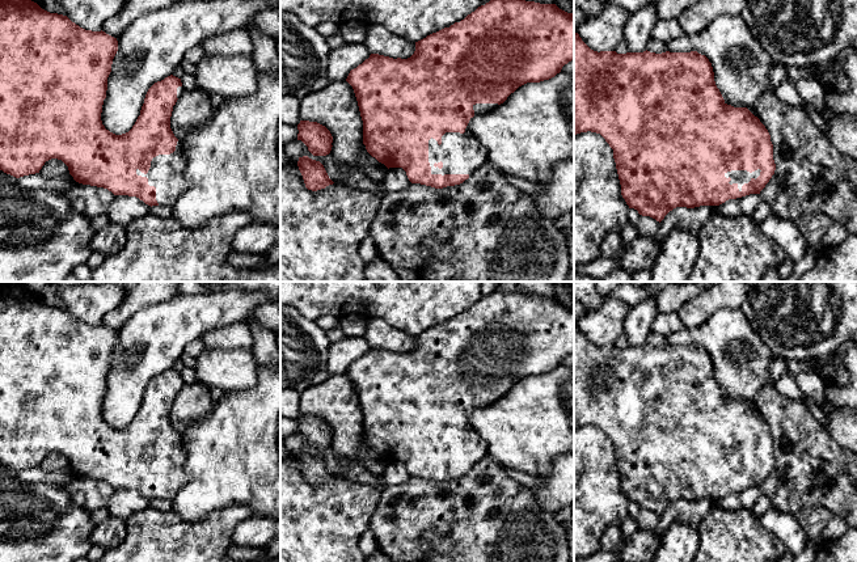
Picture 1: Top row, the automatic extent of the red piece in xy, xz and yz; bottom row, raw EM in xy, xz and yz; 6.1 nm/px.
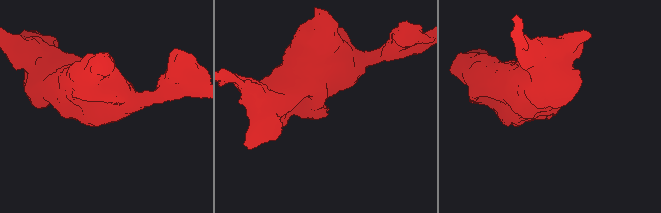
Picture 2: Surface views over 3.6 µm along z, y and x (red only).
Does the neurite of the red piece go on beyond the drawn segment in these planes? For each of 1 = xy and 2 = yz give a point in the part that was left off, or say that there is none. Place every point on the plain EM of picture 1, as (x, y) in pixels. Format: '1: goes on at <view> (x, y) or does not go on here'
1: goes on at xy (167, 467)
2: goes on at yz (741, 470)

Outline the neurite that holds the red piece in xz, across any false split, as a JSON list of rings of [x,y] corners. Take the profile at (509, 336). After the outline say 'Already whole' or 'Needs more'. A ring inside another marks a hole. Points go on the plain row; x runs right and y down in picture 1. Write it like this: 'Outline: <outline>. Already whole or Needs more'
Outline: [[[497,288],[489,296],[478,300],[460,316],[455,316],[449,321],[444,321],[415,335],[415,345],[410,351],[393,352],[379,347],[371,347],[368,352],[350,364],[346,375],[352,380],[358,394],[363,414],[363,438],[366,439],[367,445],[379,456],[384,457],[388,462],[402,461],[411,477],[443,482],[463,477],[470,468],[473,468],[476,462],[487,456],[487,443],[469,423],[469,414],[474,409],[485,407],[498,401],[519,380],[527,376],[540,376],[554,371],[561,365],[562,360],[571,354],[574,354],[574,307],[567,307],[560,303],[556,297],[525,295],[516,288],[508,292],[503,292]]]. Needs more

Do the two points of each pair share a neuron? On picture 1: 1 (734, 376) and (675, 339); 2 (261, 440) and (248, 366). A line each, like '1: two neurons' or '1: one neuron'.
1: one neuron
2: two neurons

